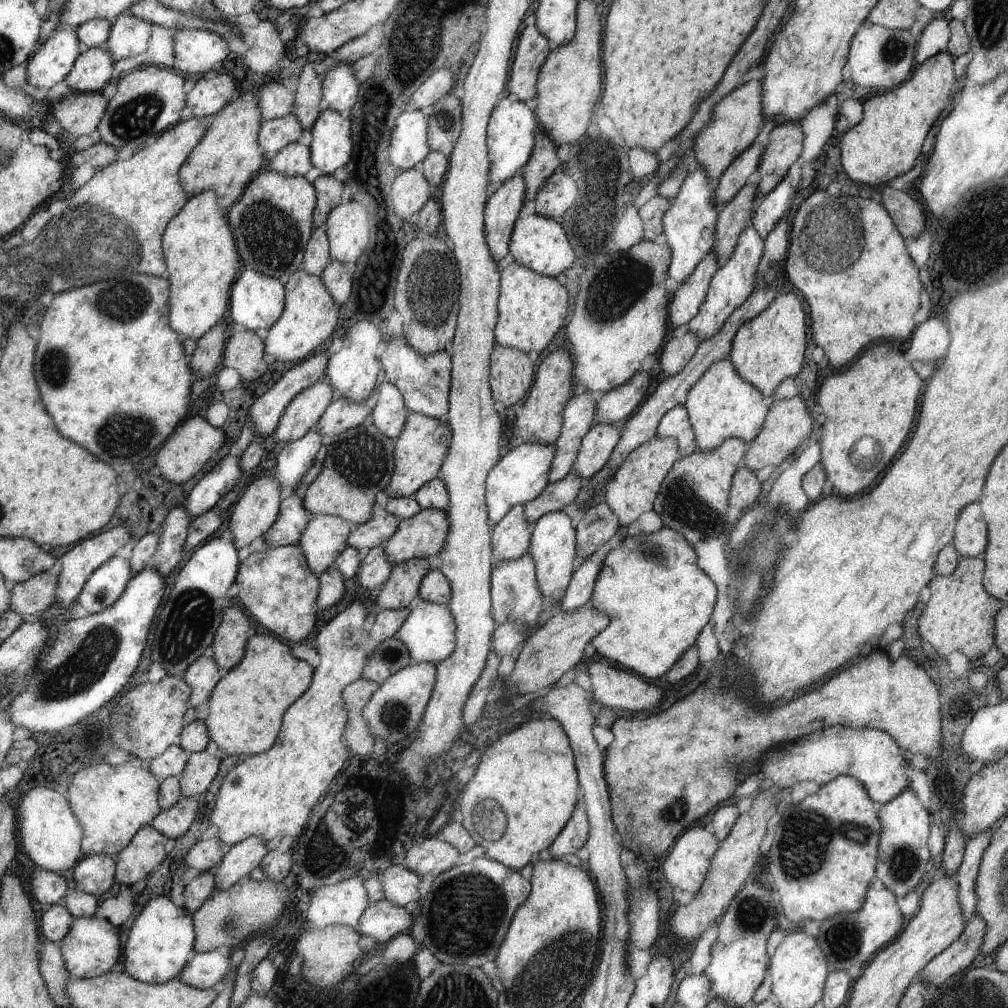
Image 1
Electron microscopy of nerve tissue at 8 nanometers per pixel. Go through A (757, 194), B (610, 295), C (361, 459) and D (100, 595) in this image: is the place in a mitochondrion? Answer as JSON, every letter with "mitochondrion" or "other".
{"A":"other","B":"mitochondrion","C":"mitochondrion","D":"mitochondrion"}

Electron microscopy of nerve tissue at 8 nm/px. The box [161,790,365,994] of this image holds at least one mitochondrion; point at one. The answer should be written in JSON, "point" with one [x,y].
{"point":[229,925]}

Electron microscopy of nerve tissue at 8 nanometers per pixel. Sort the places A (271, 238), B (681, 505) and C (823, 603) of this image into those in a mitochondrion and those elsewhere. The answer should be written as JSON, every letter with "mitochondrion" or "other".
{"A":"mitochondrion","B":"mitochondrion","C":"other"}

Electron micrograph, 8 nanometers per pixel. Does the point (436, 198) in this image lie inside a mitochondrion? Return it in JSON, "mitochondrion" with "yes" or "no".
{"mitochondrion":"no"}

